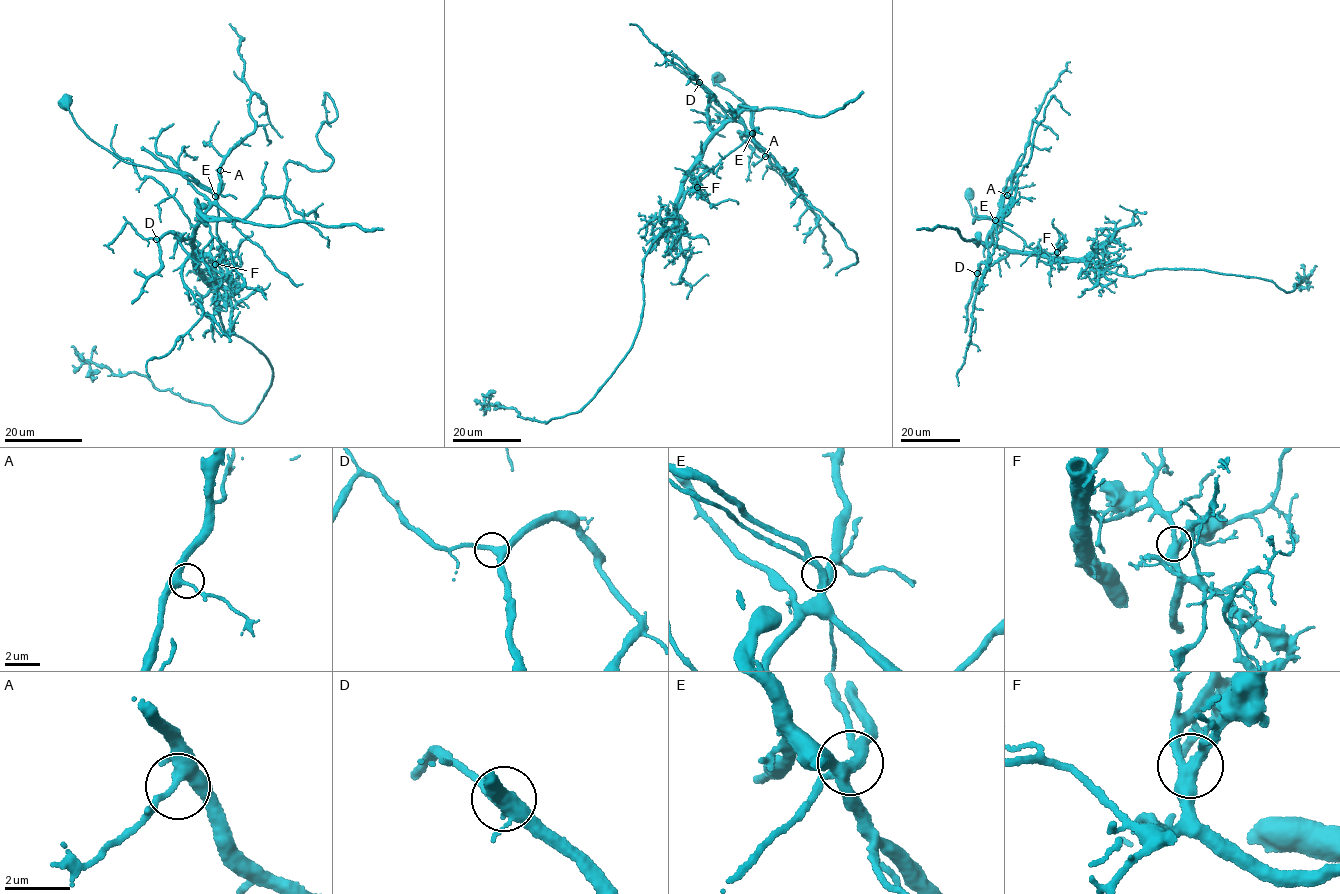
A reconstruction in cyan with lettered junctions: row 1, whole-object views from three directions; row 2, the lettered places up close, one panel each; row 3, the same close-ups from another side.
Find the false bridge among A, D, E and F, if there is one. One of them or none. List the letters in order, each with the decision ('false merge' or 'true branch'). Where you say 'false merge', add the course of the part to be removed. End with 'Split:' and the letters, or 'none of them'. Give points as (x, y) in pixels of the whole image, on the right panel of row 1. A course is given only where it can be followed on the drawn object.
A: true branch
D: true branch
E: false merge; foreign part runs (995, 220), (1032, 249), (1120, 275), (1201, 269), (1271, 280), (1287, 293), (1316, 266)
F: true branch
Split: E

